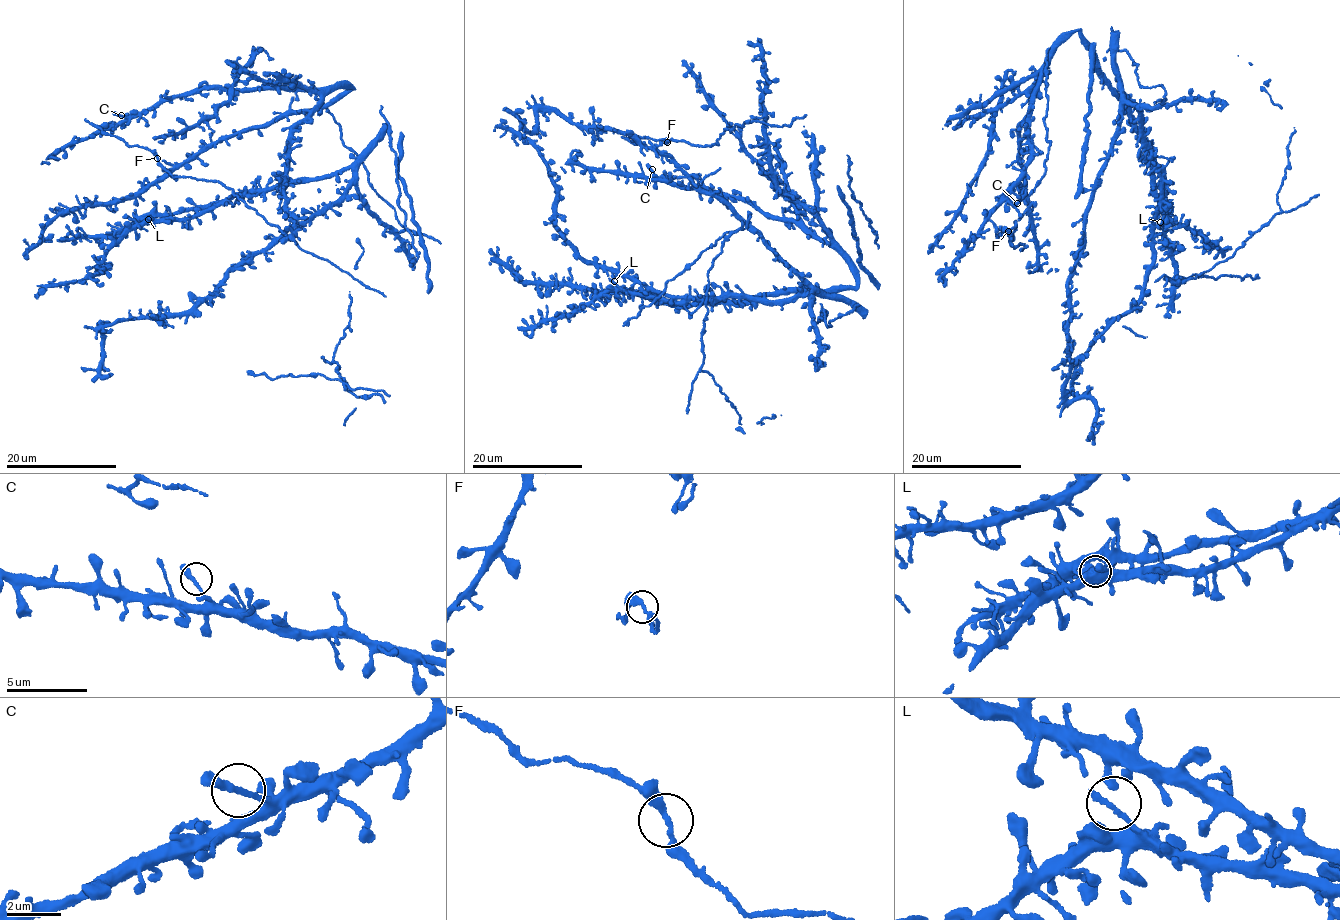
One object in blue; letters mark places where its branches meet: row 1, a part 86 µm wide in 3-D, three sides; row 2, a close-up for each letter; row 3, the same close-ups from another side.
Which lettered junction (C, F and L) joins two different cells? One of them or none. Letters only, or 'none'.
none

